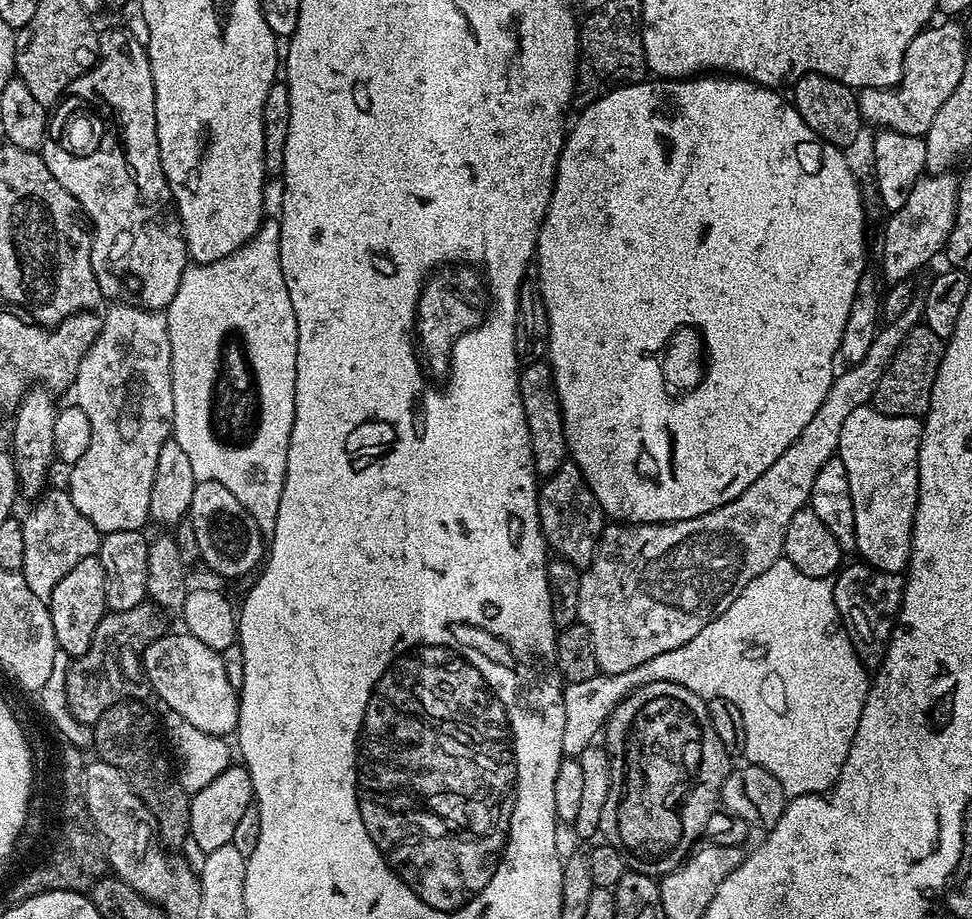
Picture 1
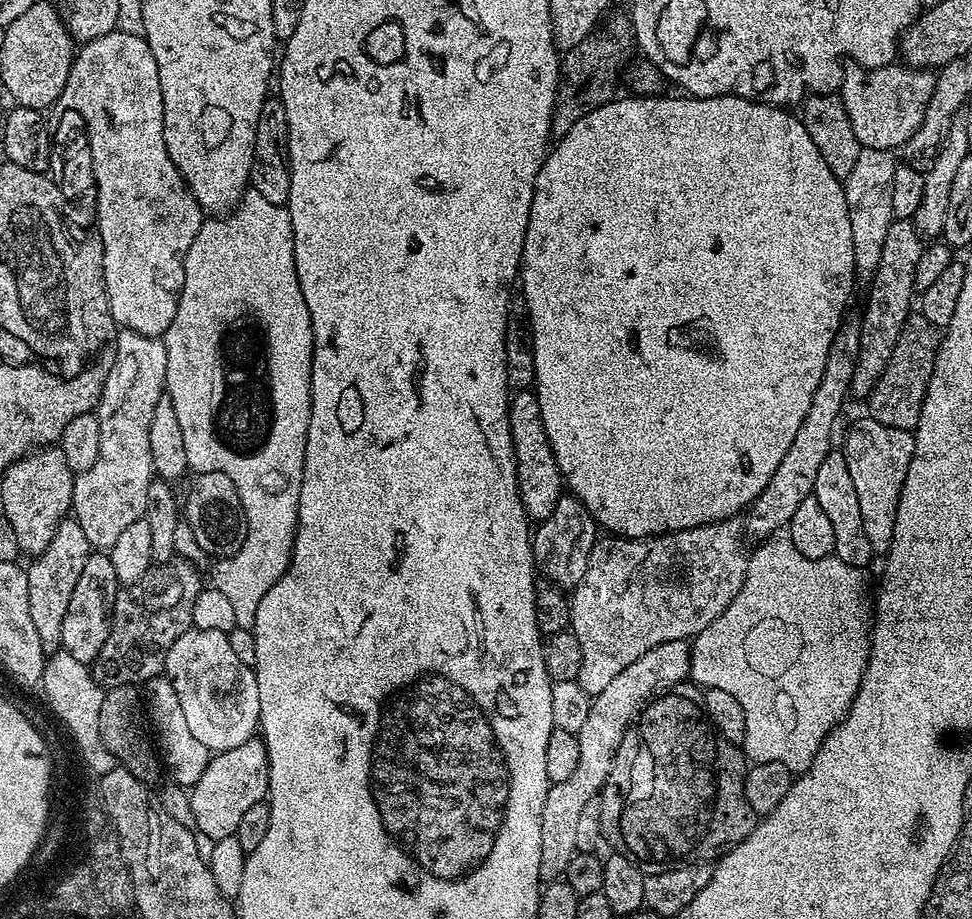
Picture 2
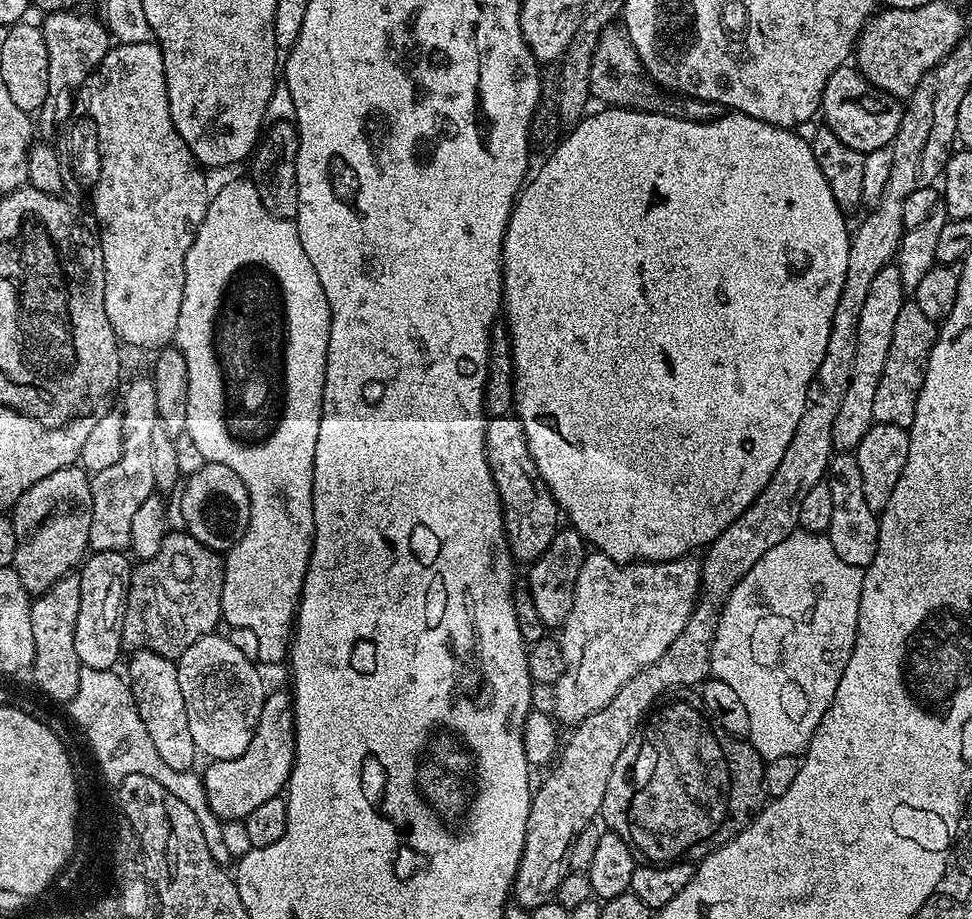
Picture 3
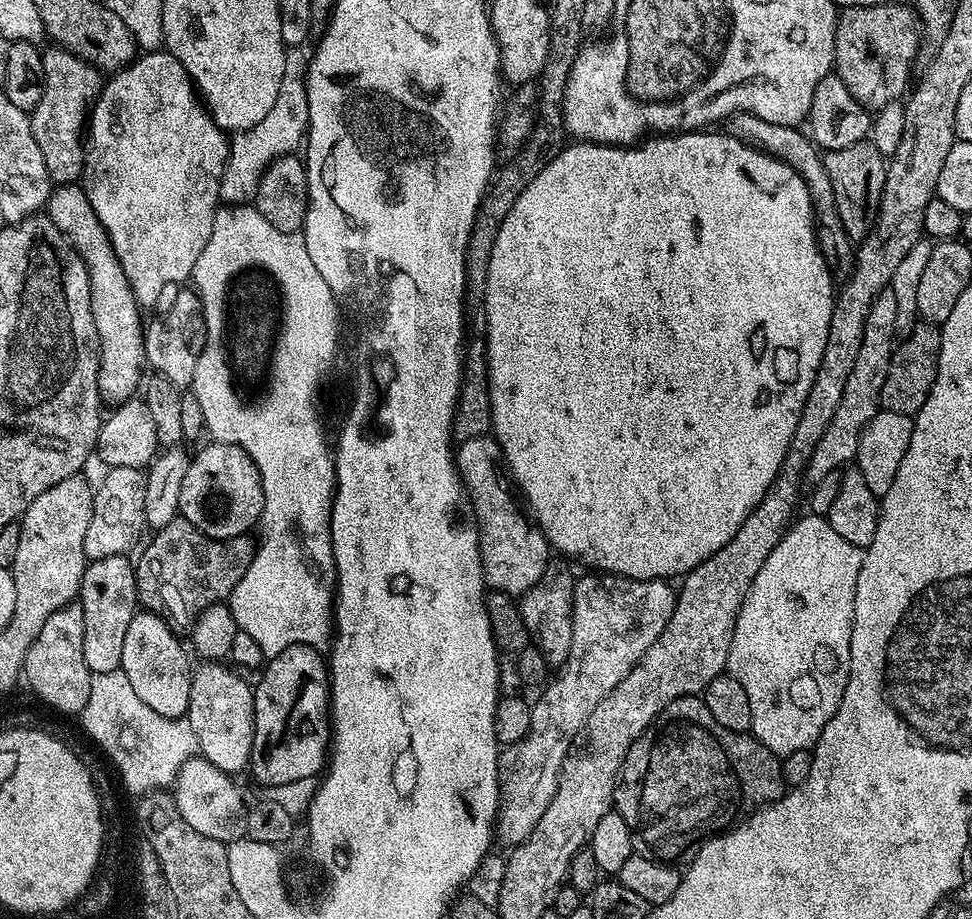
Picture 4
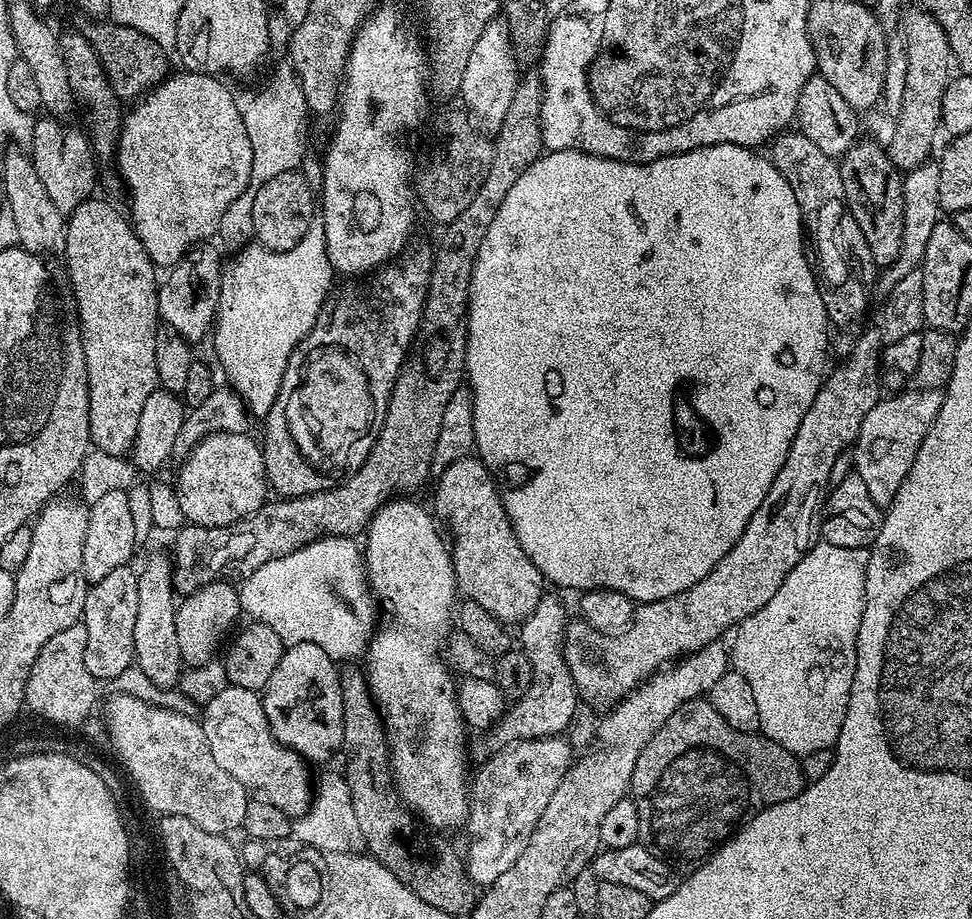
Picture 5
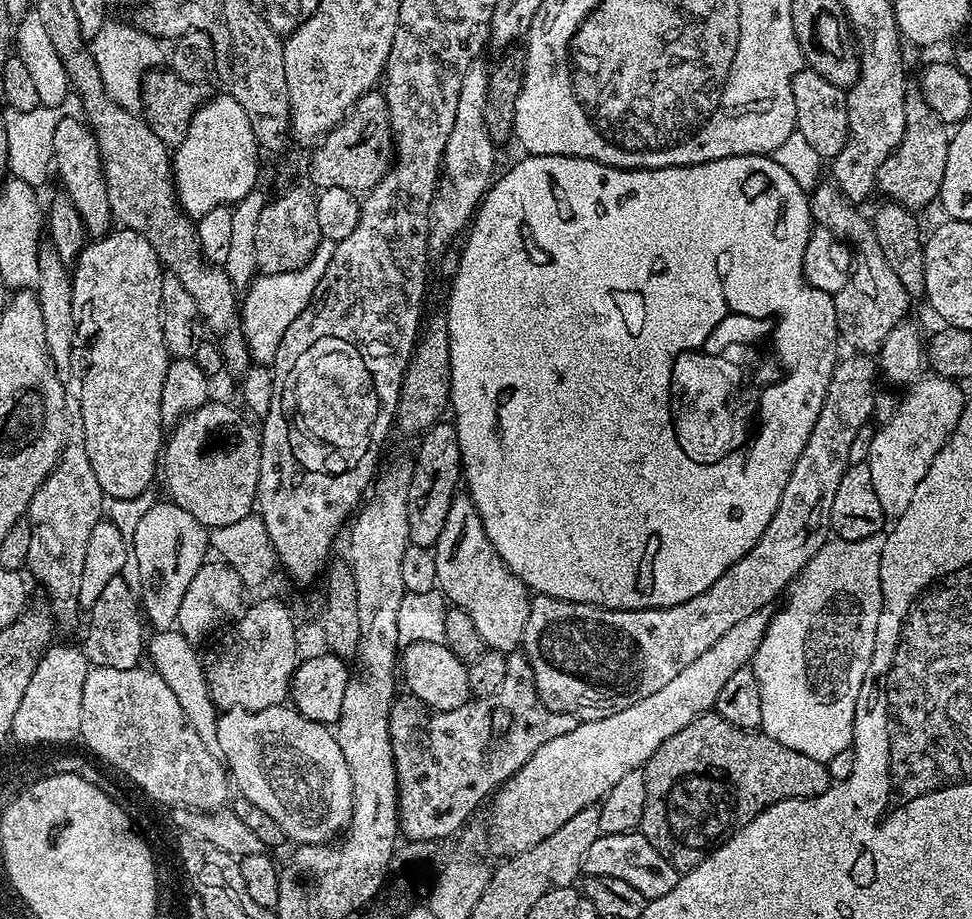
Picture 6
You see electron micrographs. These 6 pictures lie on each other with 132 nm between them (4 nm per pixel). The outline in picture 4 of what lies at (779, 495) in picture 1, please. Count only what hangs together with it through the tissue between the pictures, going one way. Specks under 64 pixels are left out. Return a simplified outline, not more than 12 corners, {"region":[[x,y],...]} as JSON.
{"region":[[668,580],[576,581],[570,654],[500,754],[494,836],[522,843],[586,718],[676,609]]}

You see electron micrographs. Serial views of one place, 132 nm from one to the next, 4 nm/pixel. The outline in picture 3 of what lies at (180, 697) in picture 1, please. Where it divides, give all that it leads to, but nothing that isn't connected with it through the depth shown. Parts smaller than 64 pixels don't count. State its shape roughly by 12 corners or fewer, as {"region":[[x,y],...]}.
{"region":[[224,634],[175,661],[186,722],[209,761],[246,754],[261,669]]}

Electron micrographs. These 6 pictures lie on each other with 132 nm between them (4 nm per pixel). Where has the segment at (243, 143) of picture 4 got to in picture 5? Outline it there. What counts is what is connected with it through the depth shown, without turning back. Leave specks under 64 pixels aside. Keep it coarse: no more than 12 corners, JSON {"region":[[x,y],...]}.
{"region":[[291,61],[237,93],[250,141],[248,188],[226,208],[225,249],[253,239],[254,194],[301,167],[310,112]]}

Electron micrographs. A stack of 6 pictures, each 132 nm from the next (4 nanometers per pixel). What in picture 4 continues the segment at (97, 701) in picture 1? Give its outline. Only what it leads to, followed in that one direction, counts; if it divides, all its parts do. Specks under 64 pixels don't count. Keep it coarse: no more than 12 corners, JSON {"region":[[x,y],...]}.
{"region":[[189,520],[155,529],[136,598],[173,629],[229,599],[254,553]]}

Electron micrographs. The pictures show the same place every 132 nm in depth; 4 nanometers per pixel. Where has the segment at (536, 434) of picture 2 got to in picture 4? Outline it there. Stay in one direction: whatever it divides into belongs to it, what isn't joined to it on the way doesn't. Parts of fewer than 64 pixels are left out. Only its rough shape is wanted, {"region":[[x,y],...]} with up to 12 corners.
{"region":[[495,435],[454,455],[480,533],[484,583],[519,598],[550,563]]}

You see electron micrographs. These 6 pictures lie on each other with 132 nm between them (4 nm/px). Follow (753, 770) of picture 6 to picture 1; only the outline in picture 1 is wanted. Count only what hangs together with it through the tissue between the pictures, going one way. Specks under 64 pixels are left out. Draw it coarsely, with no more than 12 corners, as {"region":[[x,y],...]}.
{"region":[[650,682],[603,729],[614,843],[673,872],[734,767],[708,701]]}

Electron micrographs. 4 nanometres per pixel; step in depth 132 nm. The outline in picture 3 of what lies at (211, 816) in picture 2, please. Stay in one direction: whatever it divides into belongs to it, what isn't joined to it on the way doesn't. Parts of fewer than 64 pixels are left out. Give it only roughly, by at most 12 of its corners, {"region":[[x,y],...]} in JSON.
{"region":[[287,691],[267,693],[248,749],[203,769],[208,808],[240,822],[281,795],[296,757]]}

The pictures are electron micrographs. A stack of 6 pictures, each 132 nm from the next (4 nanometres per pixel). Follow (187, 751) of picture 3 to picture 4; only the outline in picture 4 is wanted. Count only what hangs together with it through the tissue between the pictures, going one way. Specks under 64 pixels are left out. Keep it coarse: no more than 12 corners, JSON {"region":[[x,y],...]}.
{"region":[[137,611],[120,663],[134,694],[187,717],[189,649],[163,616]]}

